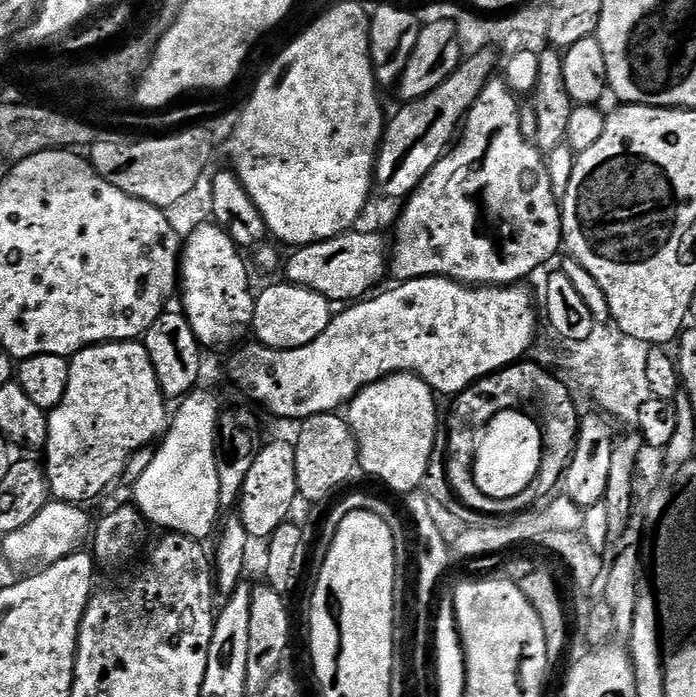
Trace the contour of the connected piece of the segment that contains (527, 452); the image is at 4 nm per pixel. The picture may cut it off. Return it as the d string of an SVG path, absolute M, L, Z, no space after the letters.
M524 410L499 412L488 423L476 447L476 461L472 467L474 482L478 482L478 490L482 490L482 494L494 502L515 500L523 497L523 492L531 484L533 487L537 483L543 460L544 434L540 431L539 423Z

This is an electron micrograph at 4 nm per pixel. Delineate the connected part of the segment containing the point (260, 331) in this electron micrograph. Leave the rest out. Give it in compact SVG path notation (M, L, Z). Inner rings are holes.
M281 282L264 288L256 296L251 331L255 339L271 348L306 346L326 330L334 315L333 305L322 294L297 284Z

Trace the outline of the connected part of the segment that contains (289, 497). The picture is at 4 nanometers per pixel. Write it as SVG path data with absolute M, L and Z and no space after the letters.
M276 440L273 444L265 443L260 448L245 484L241 488L238 517L253 541L267 541L289 519L292 503L298 500L296 491L296 450L291 443Z

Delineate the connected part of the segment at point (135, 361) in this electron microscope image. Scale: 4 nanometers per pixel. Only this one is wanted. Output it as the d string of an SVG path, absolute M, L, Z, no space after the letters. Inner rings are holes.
M113 340L107 344L93 344L92 347L84 348L81 352L77 352L75 356L71 357L68 360L68 366L69 382L65 388L65 394L61 398L60 403L47 413L48 442L46 453L48 452L48 460L46 459L46 471L48 473L48 487L51 495L57 501L79 506L79 504L86 503L87 500L98 499L115 480L119 481L123 477L132 455L138 450L155 445L163 437L164 433L168 431L170 423L170 408L168 412L170 404L165 397L164 391L158 386L158 378L154 374L154 366L150 362L150 354L140 340Z

